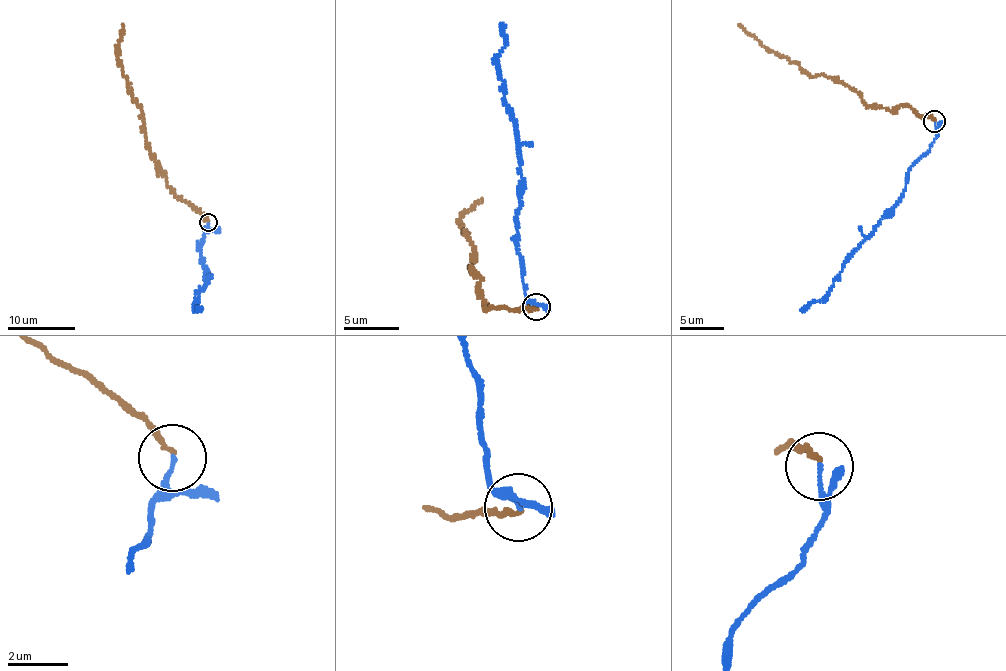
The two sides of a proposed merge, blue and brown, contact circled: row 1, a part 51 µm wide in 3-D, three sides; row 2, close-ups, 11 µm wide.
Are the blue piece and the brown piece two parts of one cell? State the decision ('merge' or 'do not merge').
do not merge

